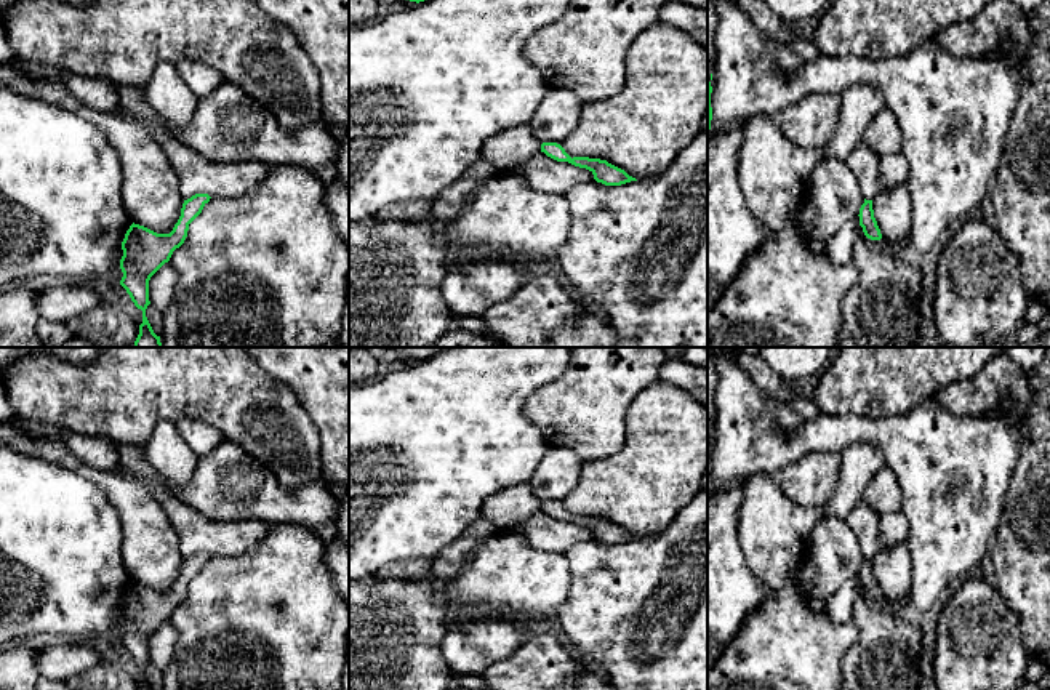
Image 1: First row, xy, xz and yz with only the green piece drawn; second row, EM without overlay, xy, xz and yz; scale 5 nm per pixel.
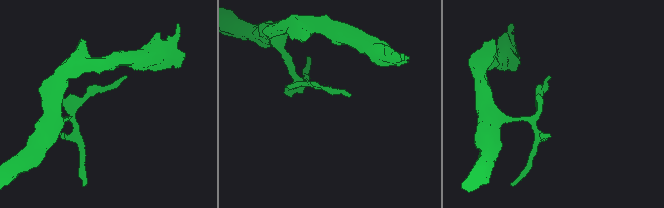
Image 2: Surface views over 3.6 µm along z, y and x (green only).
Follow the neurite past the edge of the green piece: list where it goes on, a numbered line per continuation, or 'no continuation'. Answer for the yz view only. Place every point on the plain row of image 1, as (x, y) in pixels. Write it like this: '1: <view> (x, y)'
no continuation

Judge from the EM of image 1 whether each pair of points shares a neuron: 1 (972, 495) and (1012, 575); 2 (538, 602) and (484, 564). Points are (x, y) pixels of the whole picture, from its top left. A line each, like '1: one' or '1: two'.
1: two
2: one

